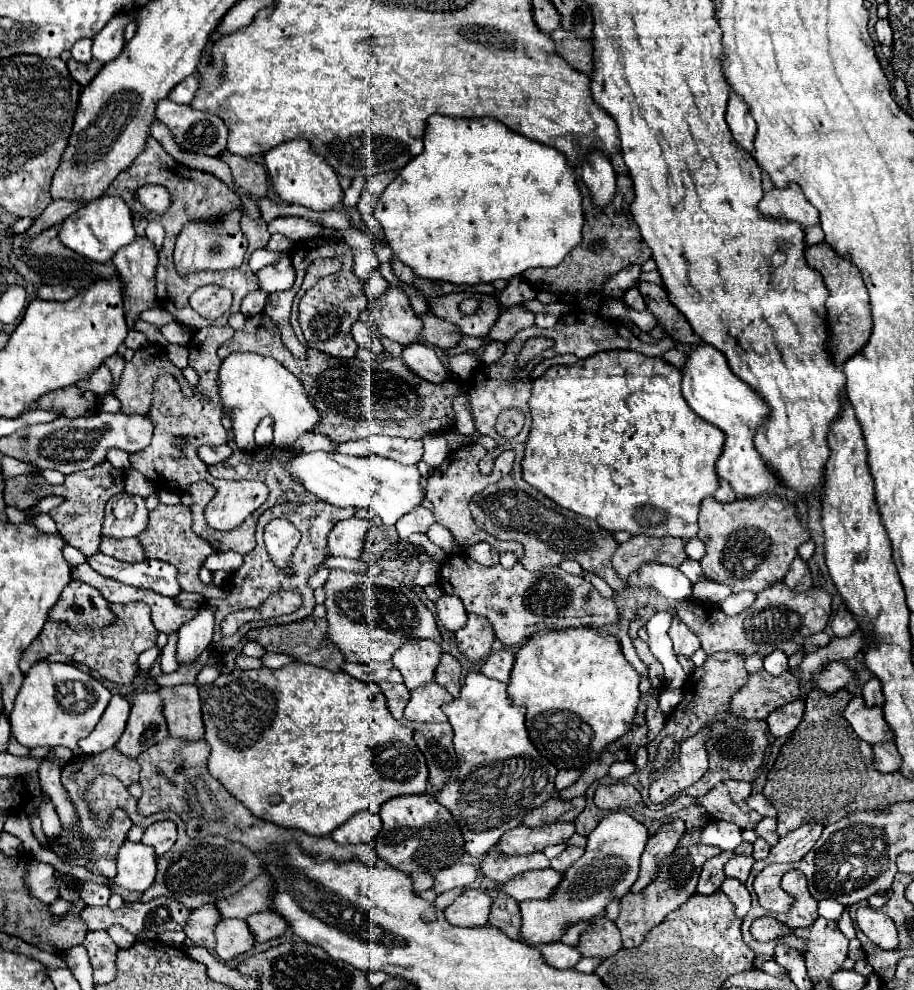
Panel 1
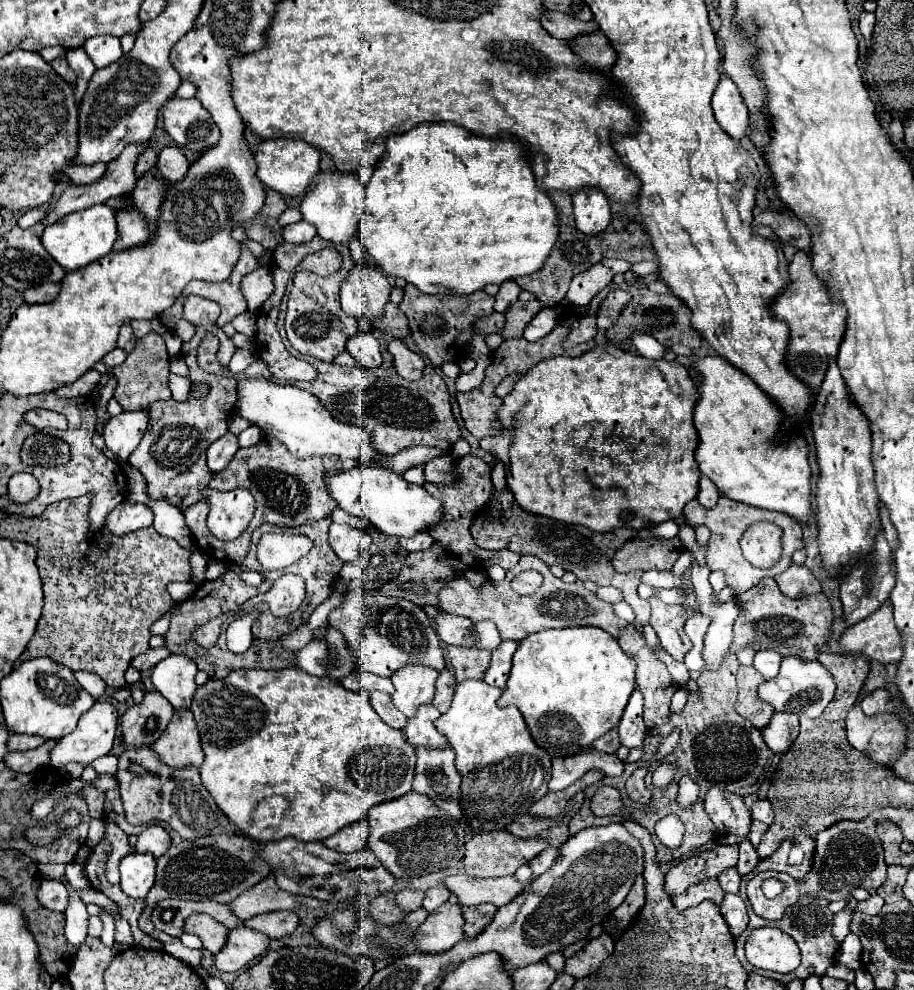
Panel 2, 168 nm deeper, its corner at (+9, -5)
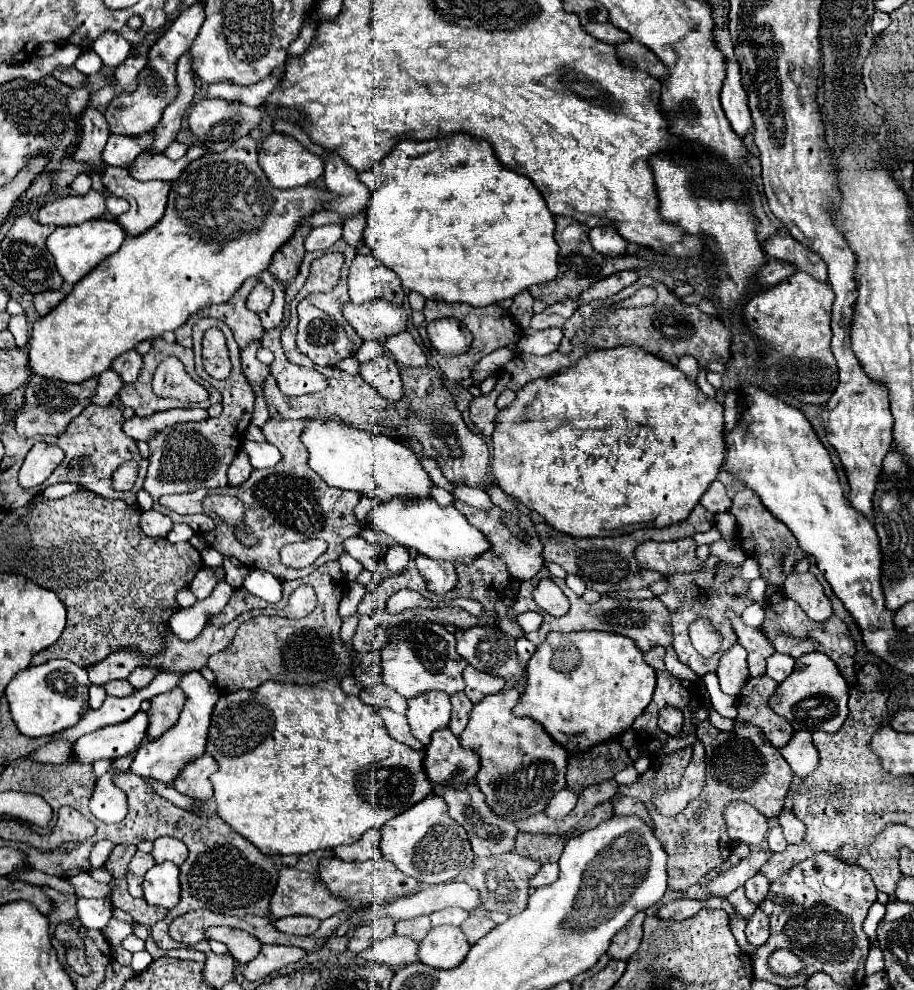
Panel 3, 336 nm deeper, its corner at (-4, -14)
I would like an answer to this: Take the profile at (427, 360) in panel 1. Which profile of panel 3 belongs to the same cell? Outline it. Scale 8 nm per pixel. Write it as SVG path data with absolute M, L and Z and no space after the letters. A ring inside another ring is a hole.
M409 332L391 336L385 346L393 354L393 358L403 366L425 366L427 364L423 350L415 344L415 340Z

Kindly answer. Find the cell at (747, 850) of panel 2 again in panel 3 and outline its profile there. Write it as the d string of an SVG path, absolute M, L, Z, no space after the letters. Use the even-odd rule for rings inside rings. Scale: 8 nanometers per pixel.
M757 874L749 878L749 882L745 882L745 894L755 906L765 898L767 890L769 890L769 880L763 874Z

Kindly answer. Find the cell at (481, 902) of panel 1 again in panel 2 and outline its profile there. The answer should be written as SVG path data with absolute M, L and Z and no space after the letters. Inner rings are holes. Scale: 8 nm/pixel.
M442 905L416 929L412 945L420 953L444 953L464 937L462 925L464 917L460 913L460 905Z

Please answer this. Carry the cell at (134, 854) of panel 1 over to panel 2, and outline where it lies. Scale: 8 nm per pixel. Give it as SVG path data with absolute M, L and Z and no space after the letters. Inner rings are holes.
M130 853L120 863L120 887L132 899L144 899L154 885L156 859L144 853Z

